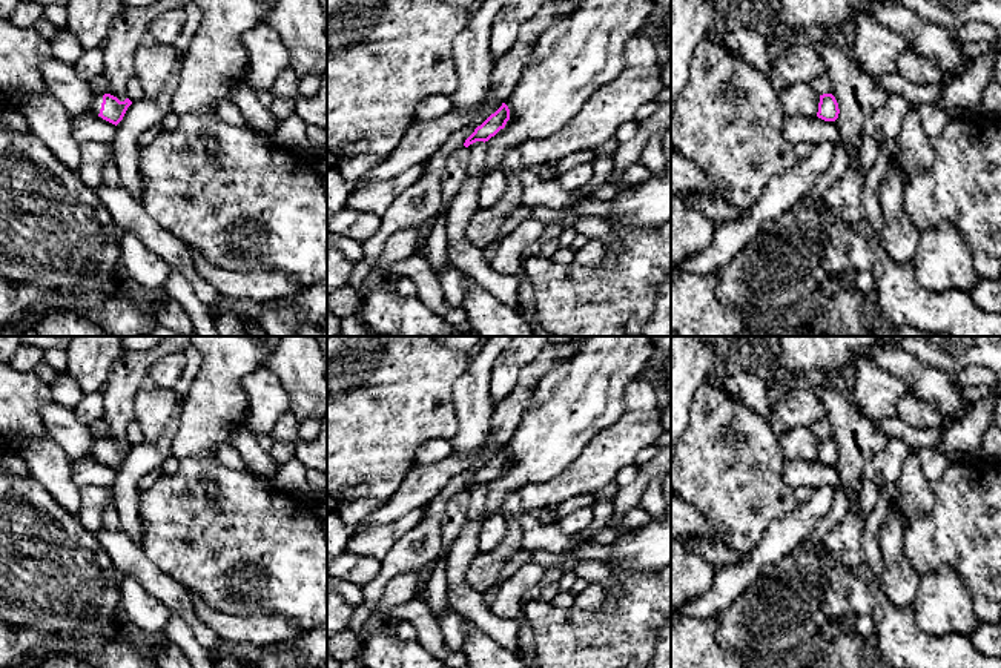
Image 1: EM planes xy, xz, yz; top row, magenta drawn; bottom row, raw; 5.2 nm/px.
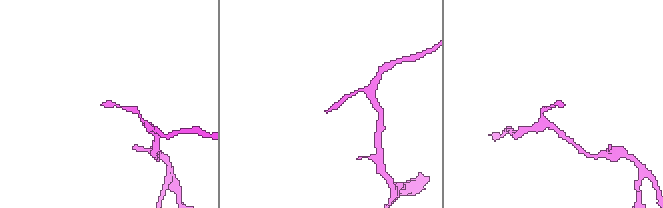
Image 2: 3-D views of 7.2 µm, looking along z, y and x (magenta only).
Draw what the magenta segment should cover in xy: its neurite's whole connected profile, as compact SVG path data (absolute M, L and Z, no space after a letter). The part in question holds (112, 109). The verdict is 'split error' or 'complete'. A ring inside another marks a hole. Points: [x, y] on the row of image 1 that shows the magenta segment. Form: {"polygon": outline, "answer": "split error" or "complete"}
{"polygon": "M111 94L97 95L94 103L91 104L91 114L98 115L103 120L117 126L123 120L130 104L132 101L129 98L120 101Z", "answer": "split error"}

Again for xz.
{"polygon": "M502 103L502 106L494 114L491 114L481 126L474 129L474 132L465 140L464 146L468 147L476 141L488 141L505 127L508 120L510 109L505 103Z", "answer": "complete"}

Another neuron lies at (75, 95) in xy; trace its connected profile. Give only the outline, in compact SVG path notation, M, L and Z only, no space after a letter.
M52 57L40 64L40 72L48 94L55 97L72 117L91 112L97 94L75 74L74 66Z

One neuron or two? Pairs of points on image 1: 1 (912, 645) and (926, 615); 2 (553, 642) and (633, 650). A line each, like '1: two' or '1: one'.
1: two
2: one

